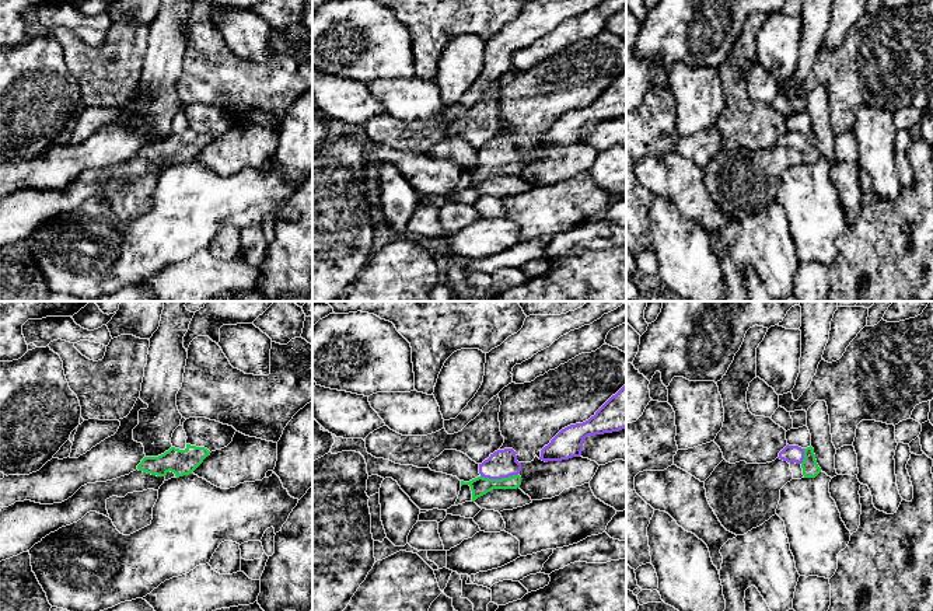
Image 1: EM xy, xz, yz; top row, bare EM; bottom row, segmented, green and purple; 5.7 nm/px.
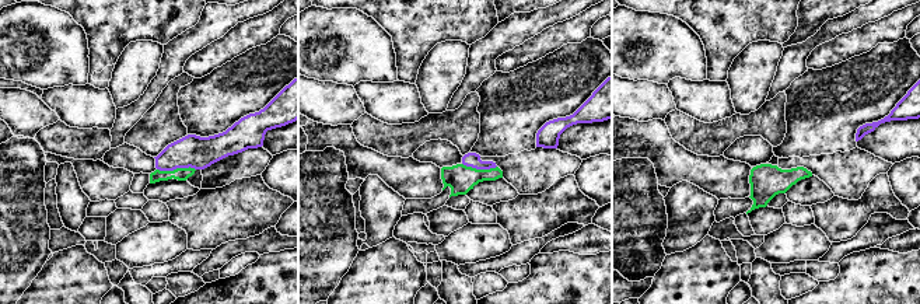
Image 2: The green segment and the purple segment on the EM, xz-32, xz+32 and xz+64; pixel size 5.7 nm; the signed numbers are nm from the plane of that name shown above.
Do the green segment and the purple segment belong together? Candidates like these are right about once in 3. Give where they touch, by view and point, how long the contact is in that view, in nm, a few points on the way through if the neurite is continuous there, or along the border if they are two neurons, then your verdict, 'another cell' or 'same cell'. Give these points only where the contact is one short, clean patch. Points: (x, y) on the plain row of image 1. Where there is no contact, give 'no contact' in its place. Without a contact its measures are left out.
xz (499, 166) | 220 nm | across xz (479, 173), (489, 166), (499, 166), (503, 149) | same cell

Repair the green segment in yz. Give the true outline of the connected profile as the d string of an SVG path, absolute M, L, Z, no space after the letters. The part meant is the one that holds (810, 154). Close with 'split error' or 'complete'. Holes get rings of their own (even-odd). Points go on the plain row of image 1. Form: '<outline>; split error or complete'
M786 132L780 139L779 143L787 149L800 150L803 154L804 164L815 164L821 154L817 150L814 135L810 132L807 135L801 135L799 132Z; split error

